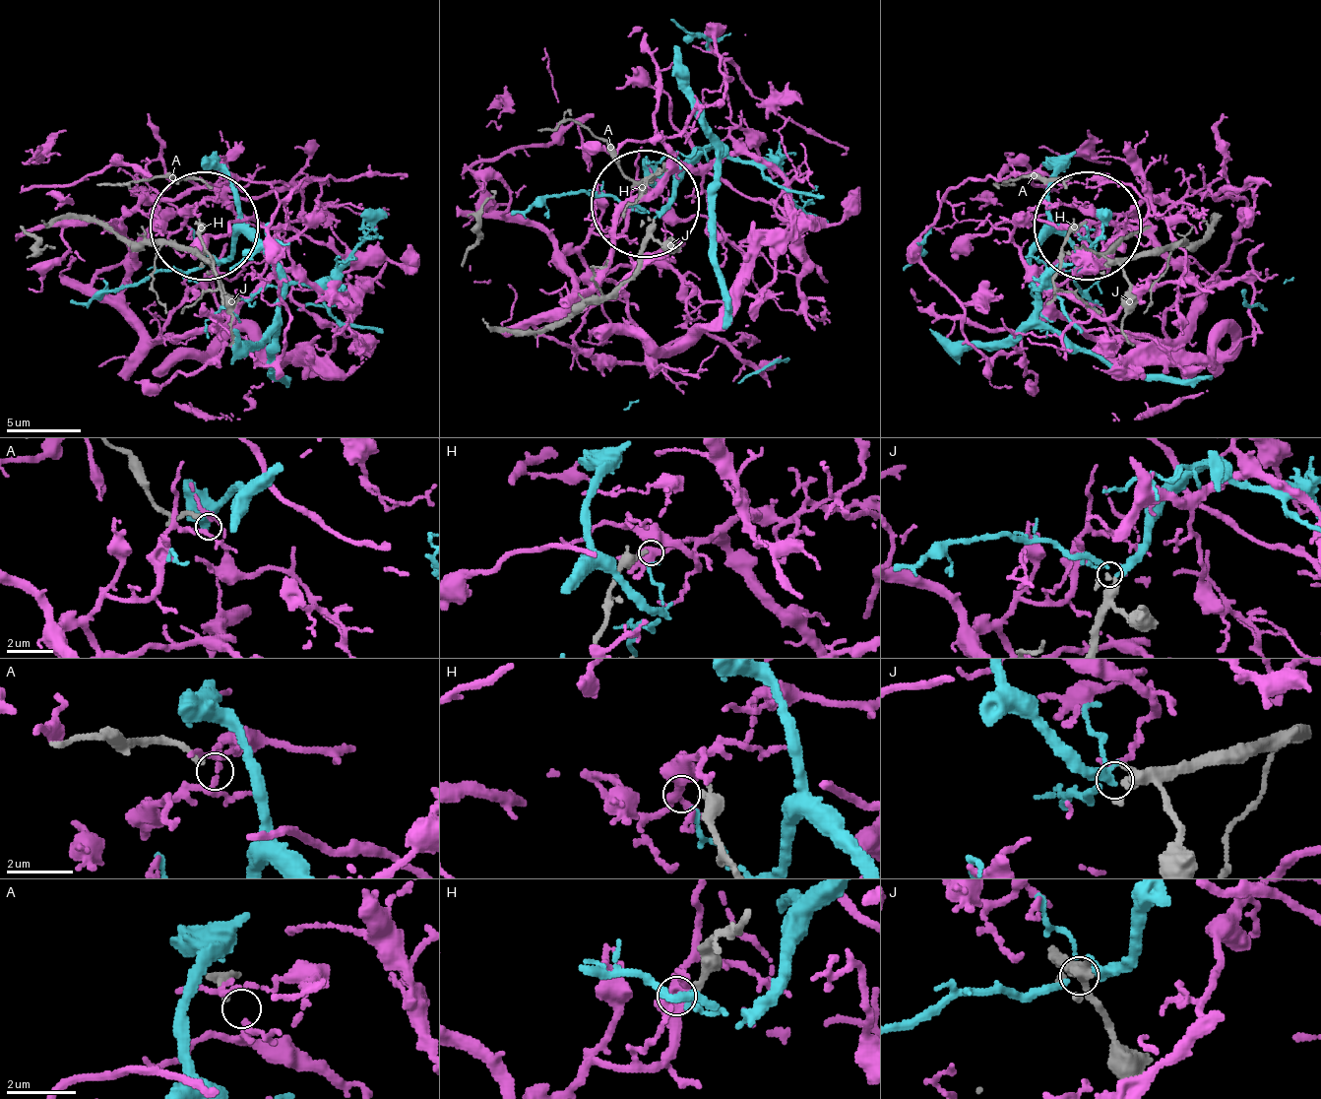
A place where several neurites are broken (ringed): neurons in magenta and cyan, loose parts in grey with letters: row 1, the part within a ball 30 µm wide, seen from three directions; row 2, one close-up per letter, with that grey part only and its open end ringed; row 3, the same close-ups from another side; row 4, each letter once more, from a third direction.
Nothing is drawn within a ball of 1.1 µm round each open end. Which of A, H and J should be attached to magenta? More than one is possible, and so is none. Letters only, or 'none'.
none

